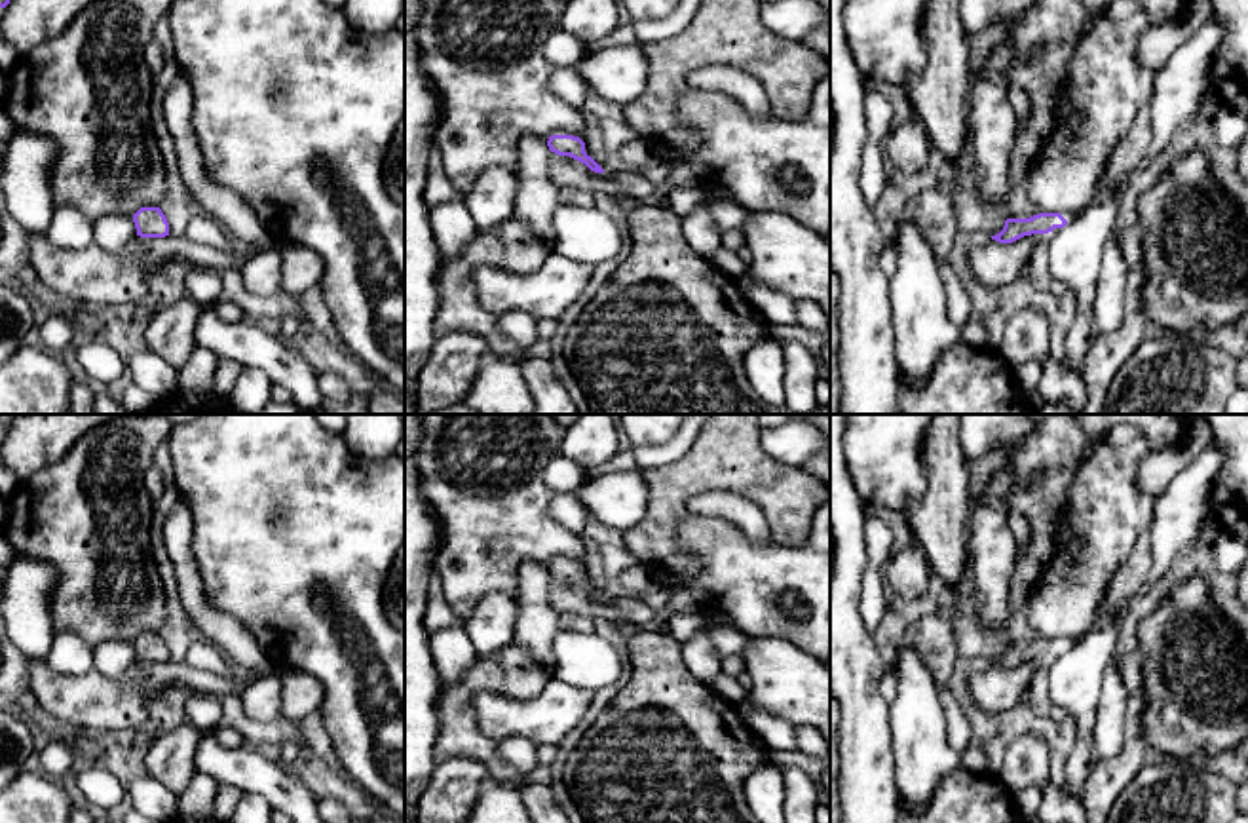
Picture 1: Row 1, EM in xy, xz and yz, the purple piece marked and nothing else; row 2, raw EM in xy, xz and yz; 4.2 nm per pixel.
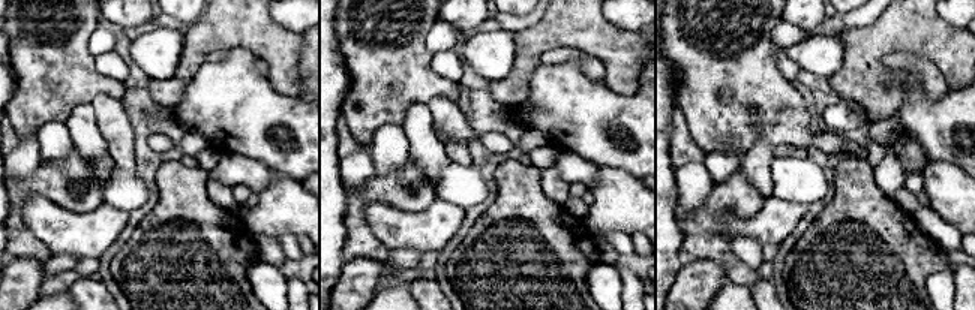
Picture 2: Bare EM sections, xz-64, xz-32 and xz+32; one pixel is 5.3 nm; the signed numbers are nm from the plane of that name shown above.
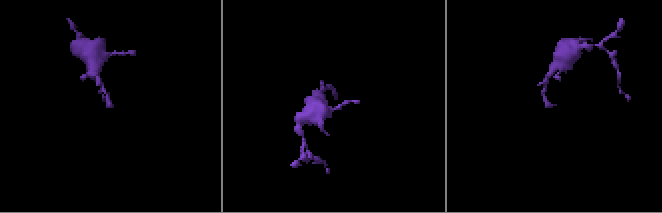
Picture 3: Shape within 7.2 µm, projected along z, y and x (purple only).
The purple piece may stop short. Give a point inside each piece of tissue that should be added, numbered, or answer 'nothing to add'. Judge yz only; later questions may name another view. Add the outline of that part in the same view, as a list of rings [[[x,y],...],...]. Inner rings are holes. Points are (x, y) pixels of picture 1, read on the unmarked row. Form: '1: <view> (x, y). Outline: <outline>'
1: yz (1040, 698). Outline: [[[1054,654],[1049,660],[1031,660],[1030,661],[1033,665],[1033,684],[1030,690],[1030,701],[1031,701],[1031,709],[1035,711],[1035,715],[1039,718],[1049,717],[1049,713],[1050,713],[1052,703],[1050,703],[1049,690],[1047,690],[1047,673],[1058,656],[1060,654]]]

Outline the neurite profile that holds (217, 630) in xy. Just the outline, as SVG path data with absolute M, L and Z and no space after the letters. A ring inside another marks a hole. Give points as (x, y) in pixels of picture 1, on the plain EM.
M177 504L163 523L163 544L175 565L182 606L207 650L220 648L230 661L251 675L268 677L275 661L264 650L260 639L243 627L234 616L215 610L203 591L198 563L192 553L194 519Z

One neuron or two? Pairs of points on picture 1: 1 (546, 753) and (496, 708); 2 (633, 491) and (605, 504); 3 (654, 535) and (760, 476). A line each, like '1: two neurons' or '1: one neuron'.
1: two neurons
2: one neuron
3: one neuron

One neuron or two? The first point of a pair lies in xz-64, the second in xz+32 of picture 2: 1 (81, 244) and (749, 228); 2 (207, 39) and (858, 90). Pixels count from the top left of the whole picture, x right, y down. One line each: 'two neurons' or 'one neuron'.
1: one neuron
2: one neuron

